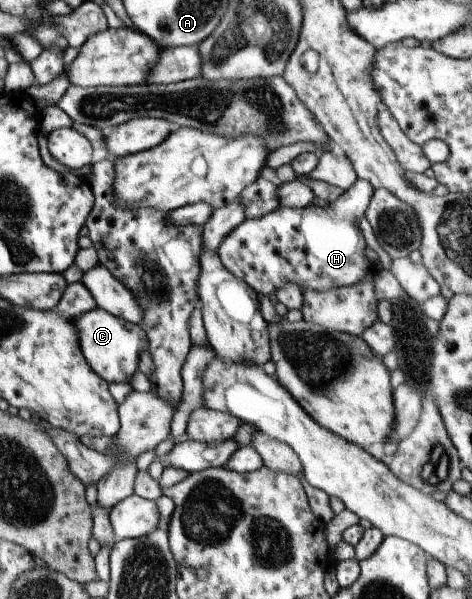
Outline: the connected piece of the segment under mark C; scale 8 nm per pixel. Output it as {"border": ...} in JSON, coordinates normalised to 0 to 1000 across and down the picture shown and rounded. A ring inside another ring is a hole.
{"border":[[[206,513],[155,534],[155,544],[167,558],[172,591],[206,628],[235,641],[278,638],[282,626],[294,618],[294,594],[316,584],[316,568],[299,543],[278,541]]]}

